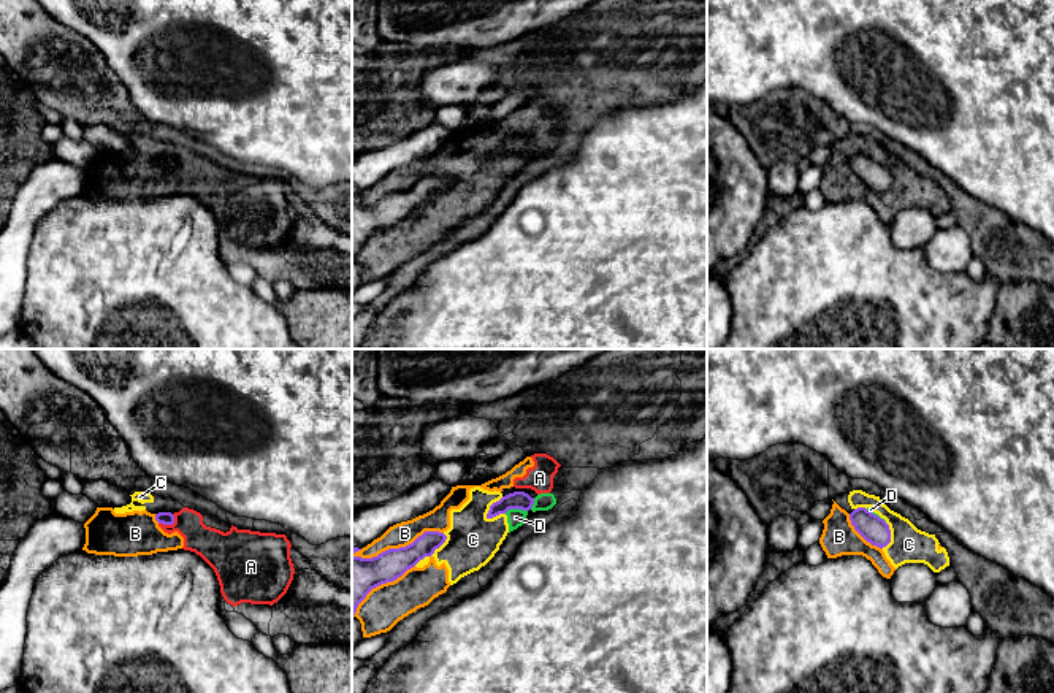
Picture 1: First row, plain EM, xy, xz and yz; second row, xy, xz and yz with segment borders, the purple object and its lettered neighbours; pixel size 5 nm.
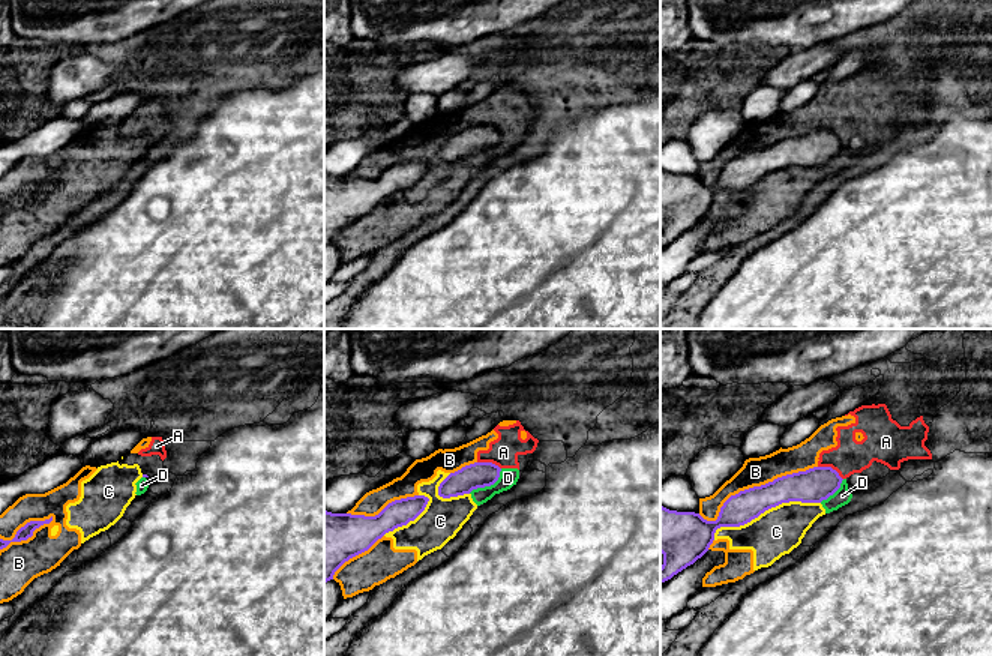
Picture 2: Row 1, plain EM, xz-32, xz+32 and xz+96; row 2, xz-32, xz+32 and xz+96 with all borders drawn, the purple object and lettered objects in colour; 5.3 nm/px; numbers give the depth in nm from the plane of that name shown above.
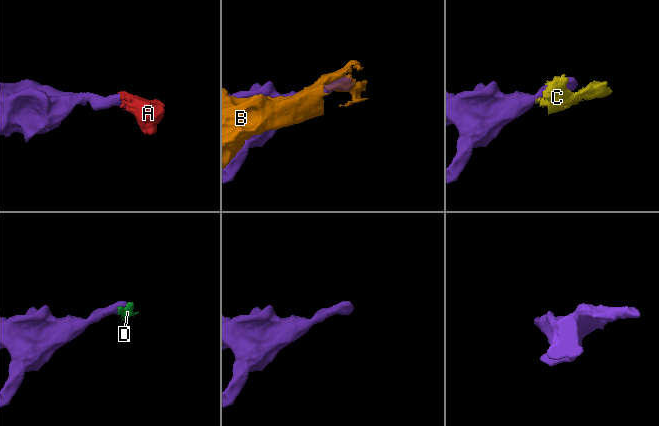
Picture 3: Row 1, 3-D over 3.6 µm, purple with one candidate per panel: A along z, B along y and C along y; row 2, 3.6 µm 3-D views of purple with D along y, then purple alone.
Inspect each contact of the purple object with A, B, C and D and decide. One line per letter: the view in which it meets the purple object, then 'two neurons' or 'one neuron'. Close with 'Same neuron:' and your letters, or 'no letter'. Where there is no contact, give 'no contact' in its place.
A: xy | two neurons
B: xz | two neurons
C: xz | two neurons
D: xz | two neurons
Same neuron: no letter

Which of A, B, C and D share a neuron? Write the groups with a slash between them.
A B C D

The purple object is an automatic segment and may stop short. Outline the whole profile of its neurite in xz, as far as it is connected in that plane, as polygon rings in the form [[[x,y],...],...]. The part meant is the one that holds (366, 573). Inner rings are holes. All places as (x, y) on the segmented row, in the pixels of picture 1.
[[[425,531],[406,547],[388,549],[372,558],[352,557],[352,617],[372,588],[401,577],[420,560],[431,557],[445,539],[444,533]]]

